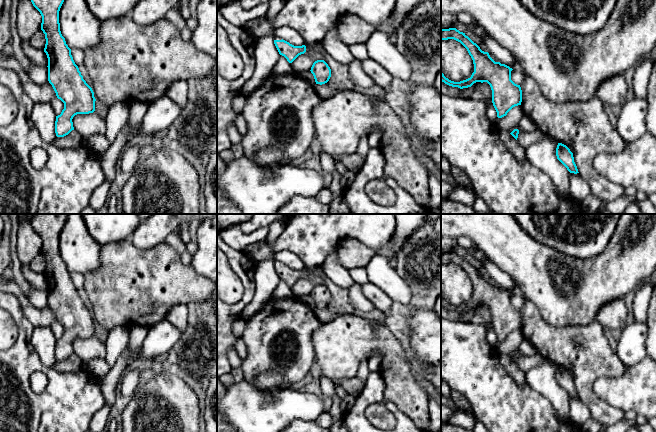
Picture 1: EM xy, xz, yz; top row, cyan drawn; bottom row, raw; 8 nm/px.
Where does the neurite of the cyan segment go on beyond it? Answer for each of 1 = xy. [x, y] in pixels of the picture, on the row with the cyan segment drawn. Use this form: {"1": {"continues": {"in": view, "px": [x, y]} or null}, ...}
{"1": {"continues": null}}

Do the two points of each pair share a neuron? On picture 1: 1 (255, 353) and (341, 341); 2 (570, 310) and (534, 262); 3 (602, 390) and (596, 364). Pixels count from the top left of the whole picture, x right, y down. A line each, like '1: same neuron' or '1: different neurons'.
1: different neurons
2: same neuron
3: different neurons

